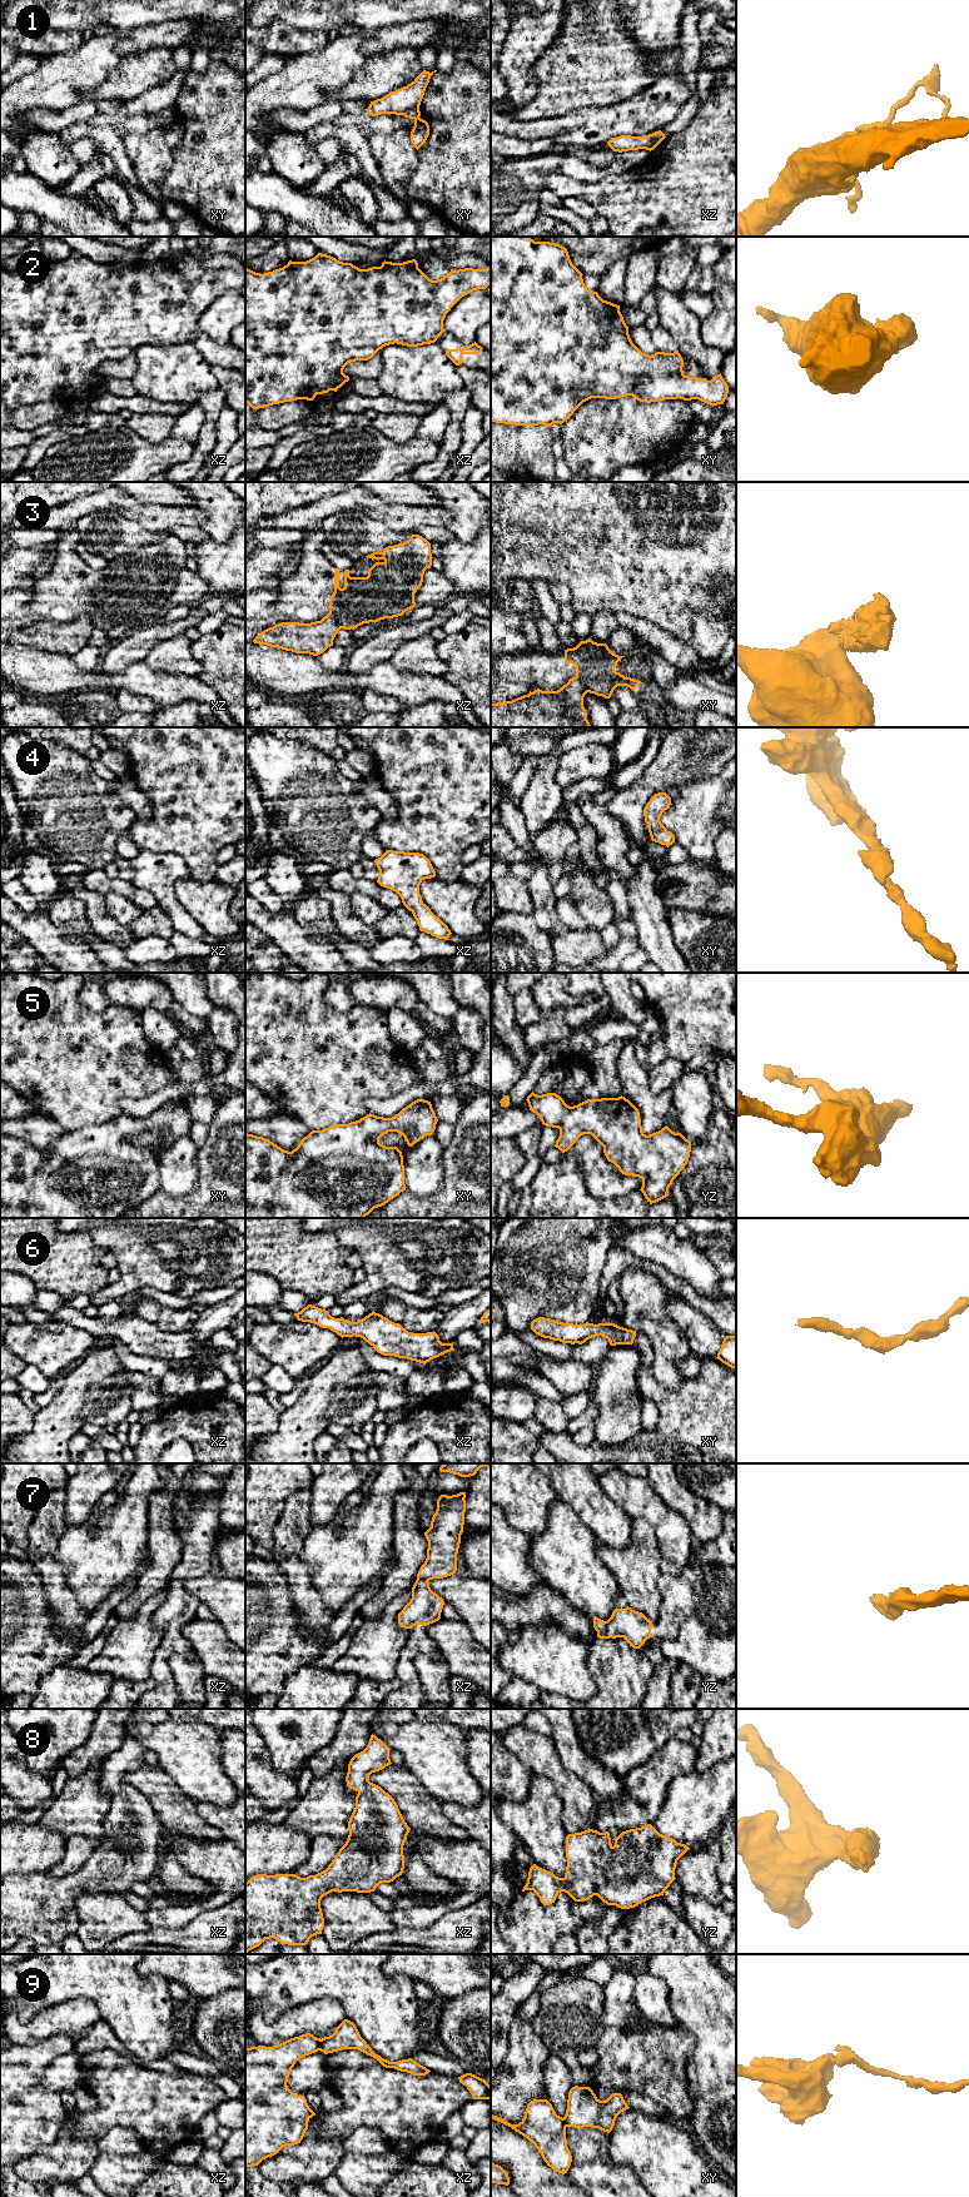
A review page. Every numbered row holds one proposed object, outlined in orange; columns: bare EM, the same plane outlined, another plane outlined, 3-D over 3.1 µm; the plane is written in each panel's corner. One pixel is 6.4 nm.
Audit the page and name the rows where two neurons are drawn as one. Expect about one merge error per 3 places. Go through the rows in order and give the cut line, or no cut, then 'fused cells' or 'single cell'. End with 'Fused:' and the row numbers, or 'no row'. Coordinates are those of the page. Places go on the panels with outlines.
1: cut in xy along (418, 107), (410, 108), (403, 114); fused cells
2: no cut; single cell
3: cut in xz along (329, 612), (341, 627); fused cells
4: no cut; single cell
5: no cut; single cell
6: no cut; single cell
7: no cut; single cell
8: no cut; single cell
9: cut in xz along (321, 2039), (318, 2049); fused cells
Fused: 1, 3, 9

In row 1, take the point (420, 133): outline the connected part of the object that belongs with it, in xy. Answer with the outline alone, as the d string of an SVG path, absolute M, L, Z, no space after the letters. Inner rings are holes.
M419 108L409 109L404 113L406 118L414 120L414 126L411 131L411 141L418 150L427 140L429 135L429 125L426 120L421 119Z

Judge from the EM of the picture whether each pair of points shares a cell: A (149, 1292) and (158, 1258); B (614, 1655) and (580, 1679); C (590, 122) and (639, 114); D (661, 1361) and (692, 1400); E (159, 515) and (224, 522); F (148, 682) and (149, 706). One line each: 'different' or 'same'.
A: different
B: different
C: same
D: different
E: different
F: different

